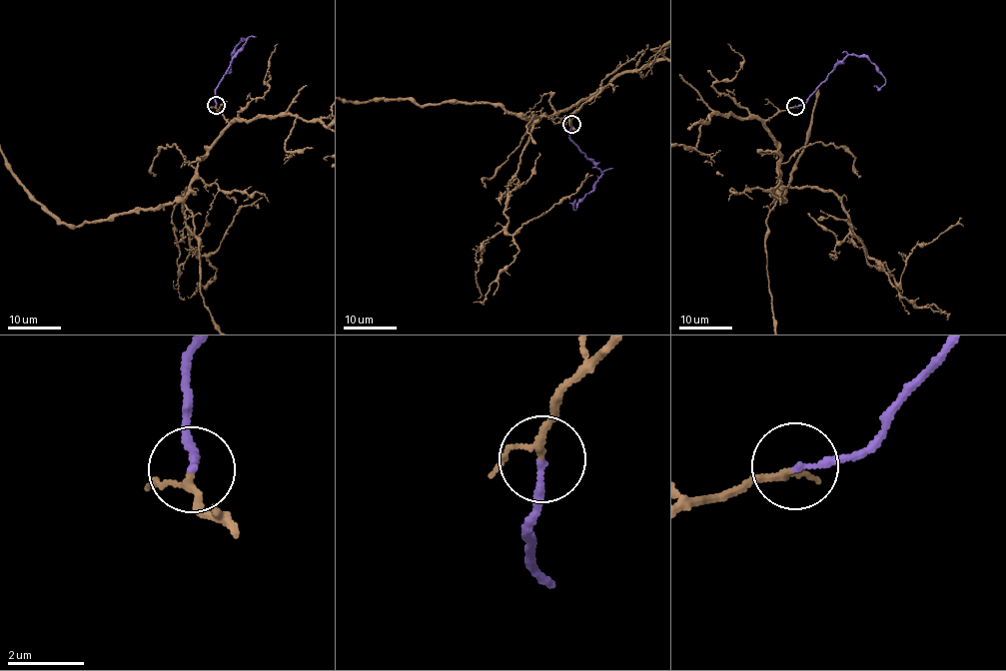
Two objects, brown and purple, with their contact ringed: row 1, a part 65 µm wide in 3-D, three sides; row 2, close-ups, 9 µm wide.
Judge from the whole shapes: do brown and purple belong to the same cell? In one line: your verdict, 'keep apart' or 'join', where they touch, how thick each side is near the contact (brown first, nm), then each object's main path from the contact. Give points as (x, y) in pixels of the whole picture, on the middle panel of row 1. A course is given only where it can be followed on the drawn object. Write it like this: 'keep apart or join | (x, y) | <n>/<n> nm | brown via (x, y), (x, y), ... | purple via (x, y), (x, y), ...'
join | (571, 124) | 130/170 nm | purple via (570, 124), (568, 133), (573, 143), (601, 174), (593, 189), (574, 210), (575, 200)

